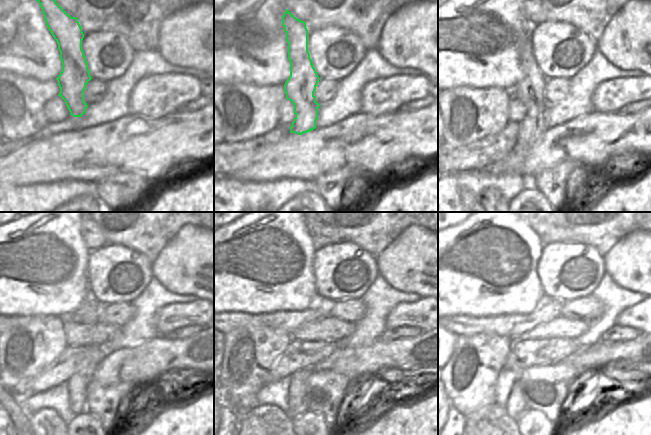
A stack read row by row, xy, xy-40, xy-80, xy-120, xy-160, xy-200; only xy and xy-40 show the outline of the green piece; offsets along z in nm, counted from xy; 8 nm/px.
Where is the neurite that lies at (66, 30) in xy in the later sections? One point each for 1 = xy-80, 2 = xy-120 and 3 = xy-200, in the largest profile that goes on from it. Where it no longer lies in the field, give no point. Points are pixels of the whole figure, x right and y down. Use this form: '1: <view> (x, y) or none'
1: xy-80 (530, 91)
2: xy-120 (91, 354)
3: xy-200 (516, 406)

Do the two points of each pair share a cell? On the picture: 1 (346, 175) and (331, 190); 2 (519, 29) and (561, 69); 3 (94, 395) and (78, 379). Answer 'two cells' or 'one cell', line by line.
1: one cell
2: two cells
3: two cells

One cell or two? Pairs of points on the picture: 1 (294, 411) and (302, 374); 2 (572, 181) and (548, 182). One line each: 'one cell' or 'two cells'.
1: one cell
2: one cell

